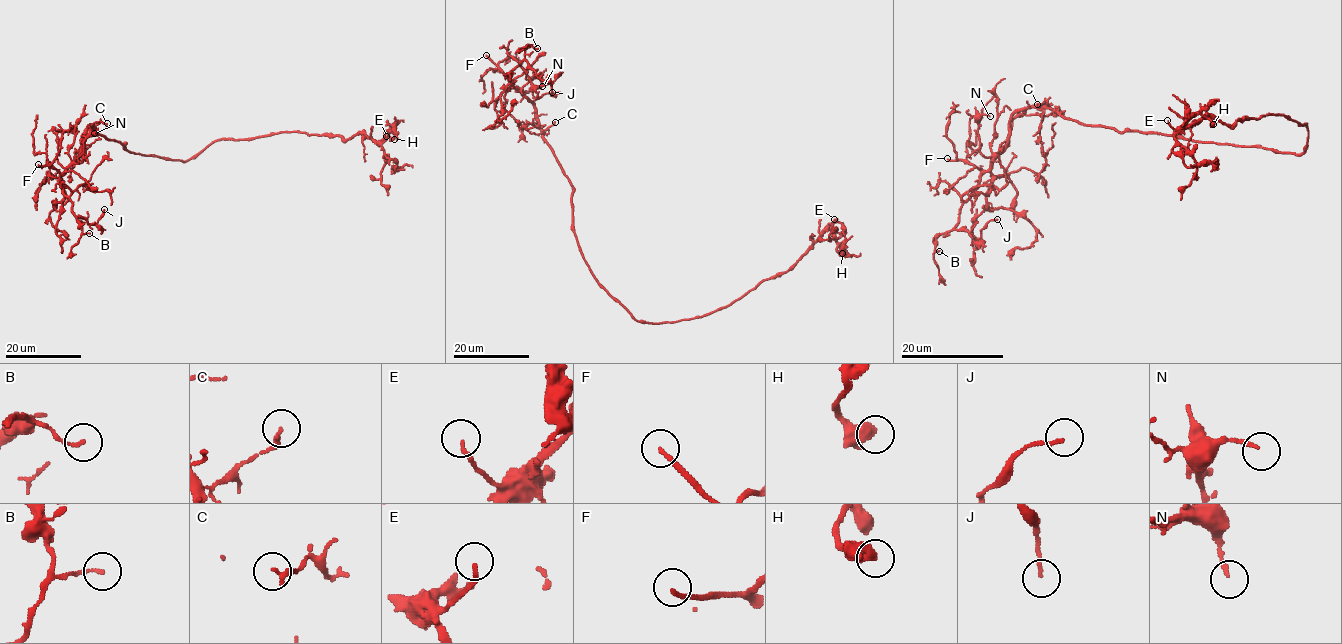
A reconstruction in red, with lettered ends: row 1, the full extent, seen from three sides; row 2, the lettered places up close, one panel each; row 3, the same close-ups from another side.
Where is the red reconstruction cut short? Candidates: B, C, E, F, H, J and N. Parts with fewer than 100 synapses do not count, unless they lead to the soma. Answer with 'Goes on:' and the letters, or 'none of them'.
Goes on: F

